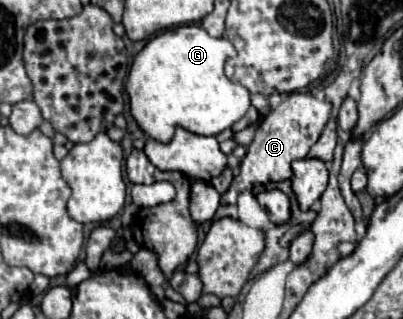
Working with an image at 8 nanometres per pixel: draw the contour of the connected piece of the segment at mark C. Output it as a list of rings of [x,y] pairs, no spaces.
[[[292,92],[288,94],[276,110],[272,110],[256,130],[252,144],[246,150],[246,156],[240,166],[240,174],[234,180],[238,192],[252,190],[254,186],[288,180],[292,176],[290,164],[294,160],[306,158],[308,150],[318,142],[328,118],[332,104],[328,100],[318,100],[310,92]]]

